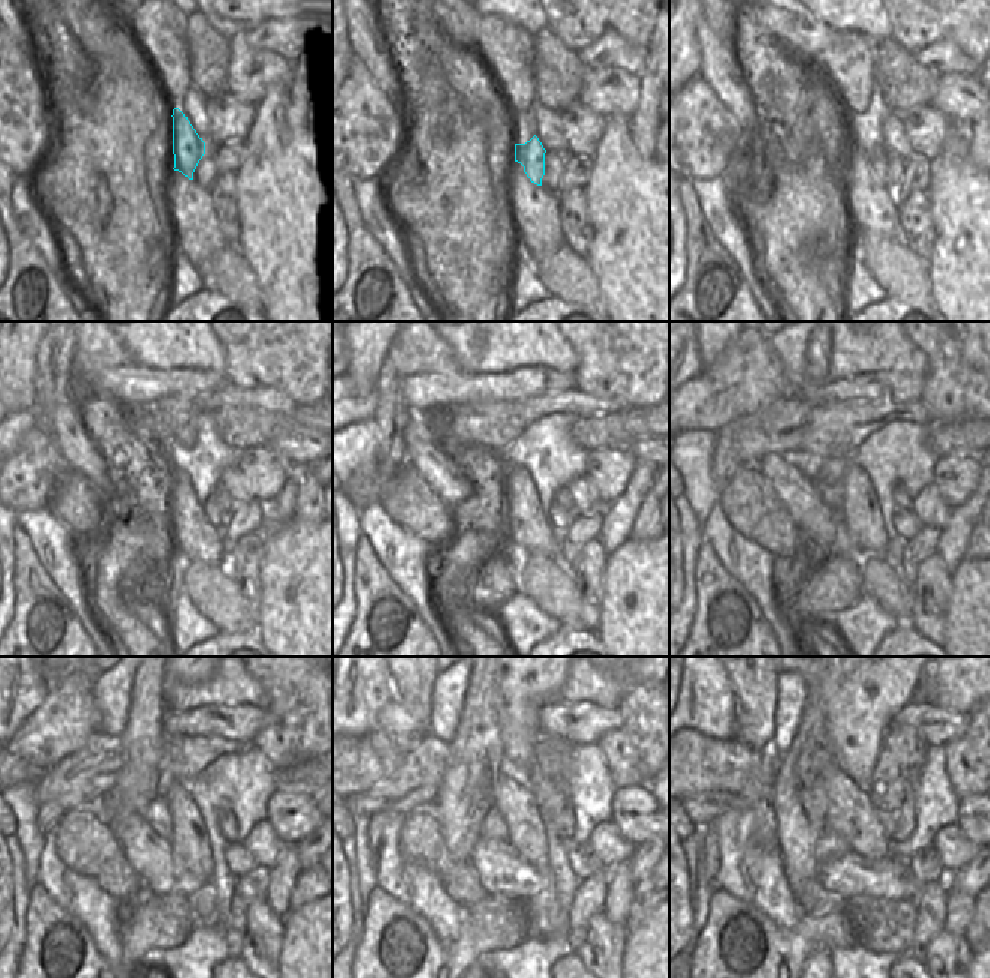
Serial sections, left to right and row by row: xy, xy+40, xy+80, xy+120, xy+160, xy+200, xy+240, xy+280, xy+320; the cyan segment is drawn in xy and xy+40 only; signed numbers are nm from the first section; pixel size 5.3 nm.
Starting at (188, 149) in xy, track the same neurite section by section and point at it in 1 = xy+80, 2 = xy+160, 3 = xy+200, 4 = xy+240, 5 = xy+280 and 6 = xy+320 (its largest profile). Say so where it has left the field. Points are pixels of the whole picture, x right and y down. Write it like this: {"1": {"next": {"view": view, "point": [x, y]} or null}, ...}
{"1": {"next": {"view": "xy+80", "point": [878, 164]}}, "2": {"next": {"view": "xy+160", "point": [561, 521]}}, "3": {"next": {"view": "xy+200", "point": [906, 522]}}, "4": {"next": {"view": "xy+240", "point": [240, 861]}}, "5": {"next": {"view": "xy+280", "point": [582, 861]}}, "6": {"next": {"view": "xy+320", "point": [926, 866]}}}

